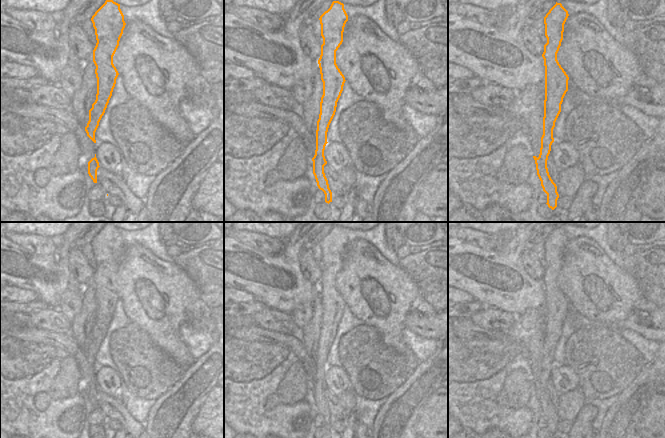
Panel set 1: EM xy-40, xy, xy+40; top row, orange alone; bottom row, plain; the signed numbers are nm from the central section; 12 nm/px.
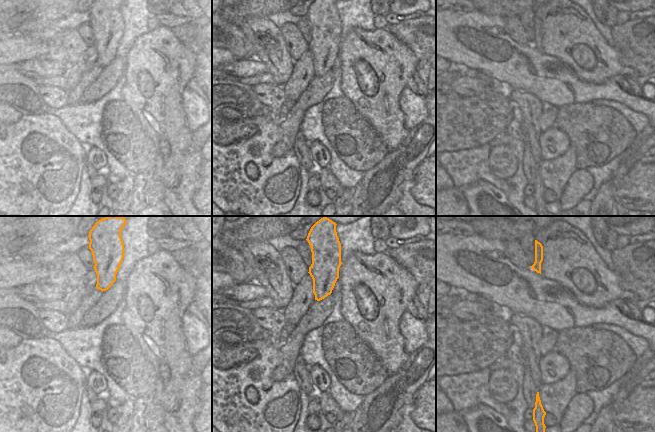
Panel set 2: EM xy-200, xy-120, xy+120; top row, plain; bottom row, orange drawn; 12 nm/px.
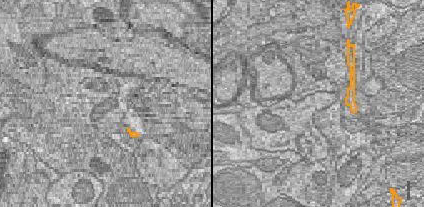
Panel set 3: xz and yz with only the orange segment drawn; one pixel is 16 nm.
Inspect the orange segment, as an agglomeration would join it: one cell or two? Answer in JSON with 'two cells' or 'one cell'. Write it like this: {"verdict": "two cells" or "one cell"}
{"verdict": "one cell"}

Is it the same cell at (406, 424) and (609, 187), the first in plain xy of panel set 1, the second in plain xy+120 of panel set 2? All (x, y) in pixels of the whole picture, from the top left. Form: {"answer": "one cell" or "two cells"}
{"answer": "one cell"}

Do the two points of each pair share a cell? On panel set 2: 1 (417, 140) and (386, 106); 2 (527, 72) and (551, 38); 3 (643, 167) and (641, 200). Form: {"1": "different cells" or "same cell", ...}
{"1": "different cells", "2": "different cells", "3": "same cell"}

